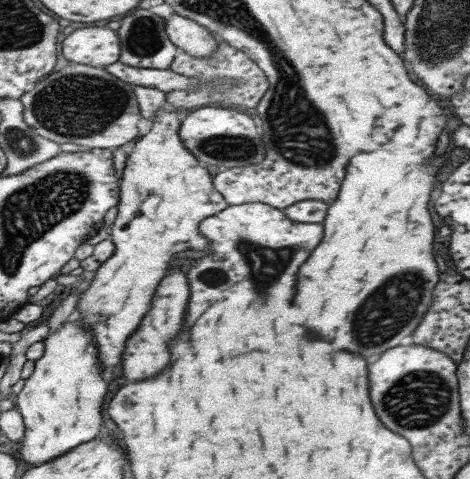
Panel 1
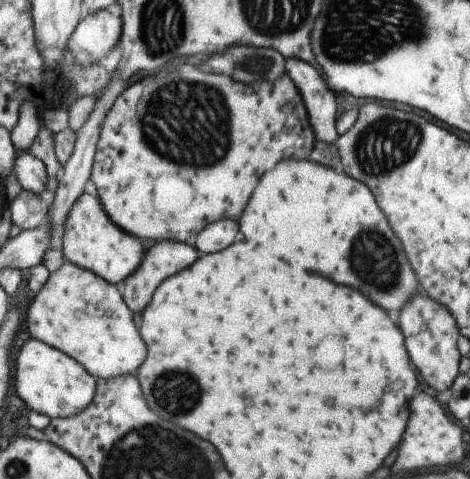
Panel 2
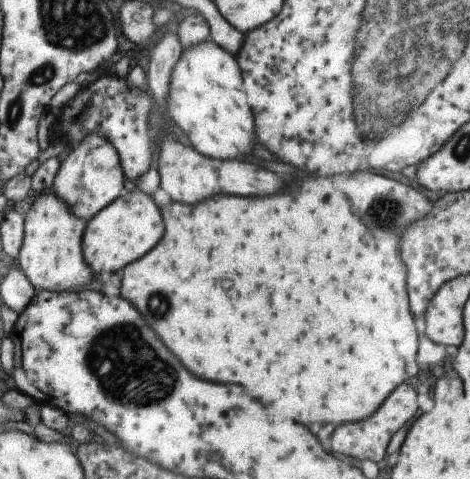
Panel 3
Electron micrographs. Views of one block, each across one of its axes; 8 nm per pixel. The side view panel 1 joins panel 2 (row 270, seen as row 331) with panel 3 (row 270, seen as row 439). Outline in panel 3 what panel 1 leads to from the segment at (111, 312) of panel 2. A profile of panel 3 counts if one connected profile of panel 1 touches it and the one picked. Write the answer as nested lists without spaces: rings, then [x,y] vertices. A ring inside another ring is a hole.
[[[51,192],[41,194],[23,216],[23,244],[17,254],[17,264],[35,292],[79,292],[79,288],[93,280],[95,272],[83,258],[83,232],[87,226],[85,220],[73,218],[69,208]]]

